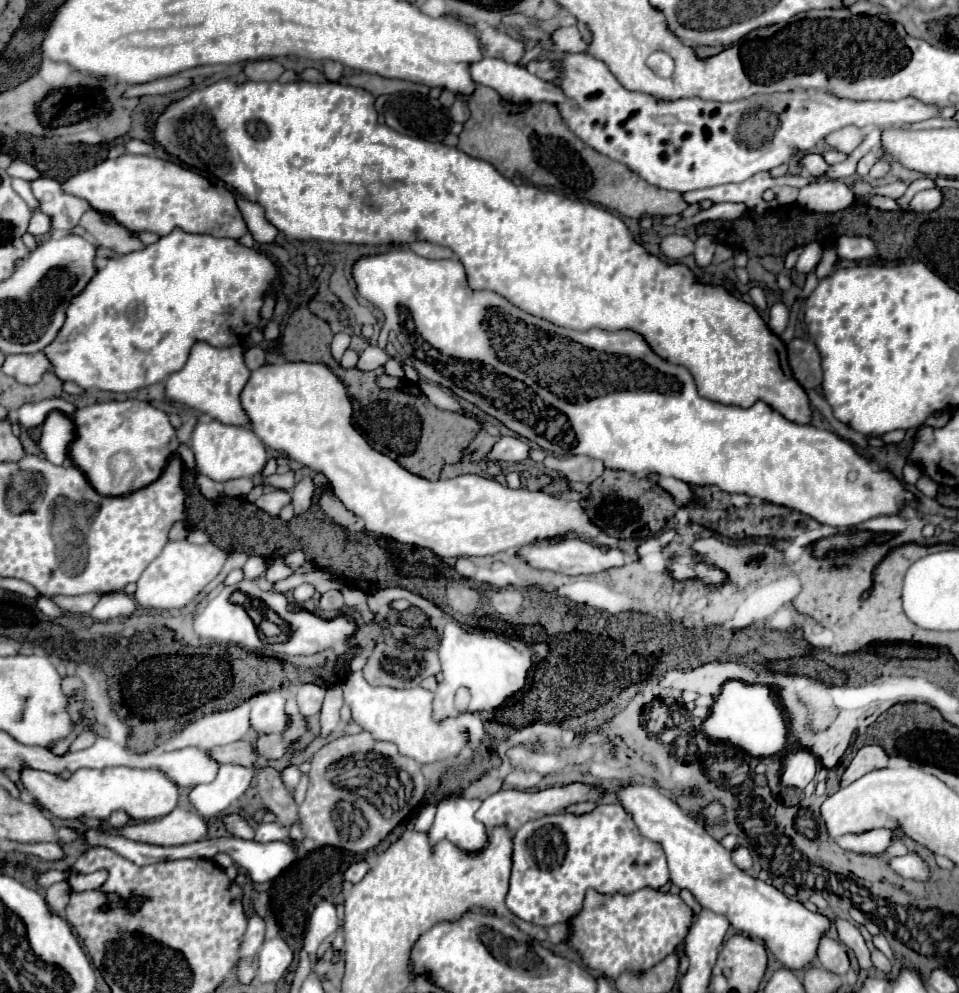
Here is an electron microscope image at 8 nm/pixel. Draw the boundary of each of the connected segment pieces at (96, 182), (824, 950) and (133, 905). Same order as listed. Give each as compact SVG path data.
M124 154L116 160L106 160L90 170L78 172L62 188L72 196L88 200L94 210L116 218L134 232L148 230L166 236L172 228L182 228L216 238L242 238L248 232L236 208L236 198L226 186L214 186L194 170L156 156Z
M822 938L820 942L820 948L818 948L818 962L838 974L838 976L844 976L848 970L850 970L850 958L848 958L848 948L844 944L840 944L838 940L832 940L832 938Z
M132 894L130 898L124 898L124 900L122 900L122 906L124 906L128 912L138 912L138 910L142 908L144 900L146 900L146 896L138 896L138 894Z

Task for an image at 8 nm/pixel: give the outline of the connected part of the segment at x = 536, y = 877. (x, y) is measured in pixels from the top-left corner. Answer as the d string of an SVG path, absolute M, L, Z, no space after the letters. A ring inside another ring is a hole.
M596 804L594 810L584 814L560 812L552 816L544 816L520 826L512 836L512 874L510 874L510 890L506 896L506 908L524 922L540 924L544 928L564 922L568 924L576 918L584 908L584 896L588 888L600 894L632 894L640 888L656 888L660 890L670 882L668 862L664 860L664 848L660 844L652 844L646 836L640 836L636 824L632 824L632 816L620 808L620 804Z

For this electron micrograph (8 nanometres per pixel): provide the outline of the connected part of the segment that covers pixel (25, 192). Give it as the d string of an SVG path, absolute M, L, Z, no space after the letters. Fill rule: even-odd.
M14 178L12 180L12 188L28 202L28 206L38 206L36 198L32 196L32 190L30 190L30 184L26 180L20 180L20 178Z

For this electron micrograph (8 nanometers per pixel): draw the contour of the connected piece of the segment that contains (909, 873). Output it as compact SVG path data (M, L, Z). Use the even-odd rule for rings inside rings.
M912 852L908 856L902 856L902 858L892 858L890 868L896 870L904 878L926 880L930 876L930 868L926 866L926 862L916 852Z

